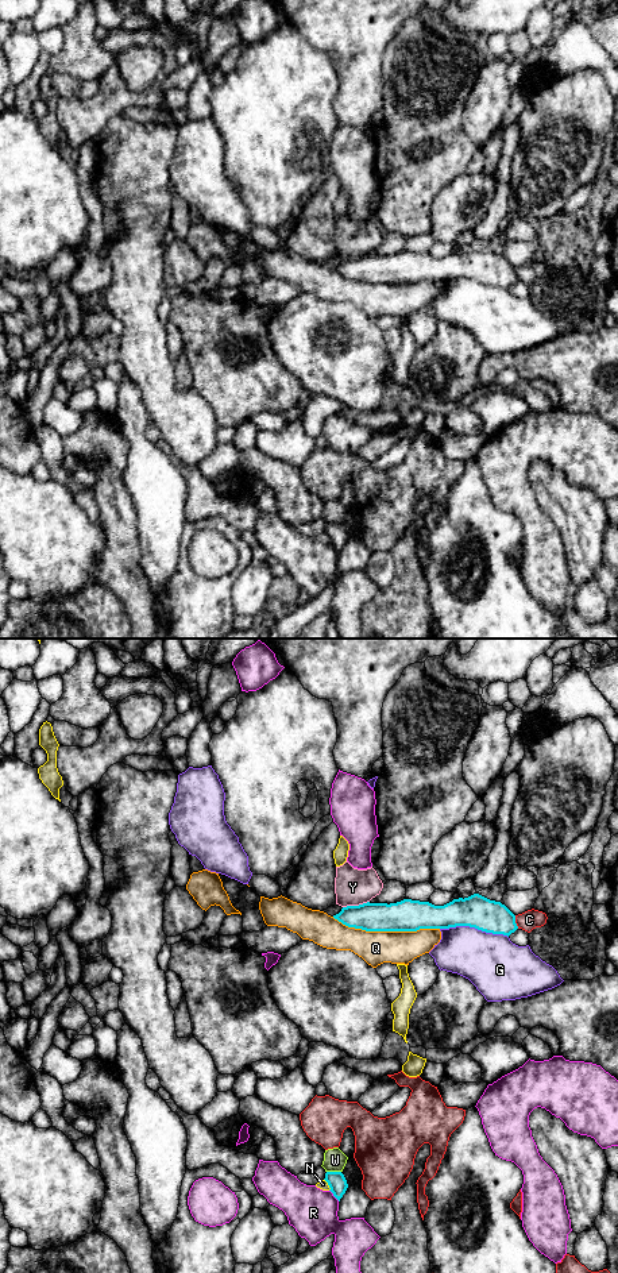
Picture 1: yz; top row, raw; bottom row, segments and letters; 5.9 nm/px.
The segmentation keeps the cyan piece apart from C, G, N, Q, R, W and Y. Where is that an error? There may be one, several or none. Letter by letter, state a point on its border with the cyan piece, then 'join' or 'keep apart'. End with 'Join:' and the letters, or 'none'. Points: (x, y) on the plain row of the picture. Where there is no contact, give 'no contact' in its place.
C: yz (514, 274) | keep apart
G: yz (474, 278) | keep apart
N: yz (328, 536) | keep apart
Q: yz (386, 282) | keep apart
R: yz (333, 547) | keep apart
W: yz (333, 524) | keep apart
Y: yz (355, 258) | keep apart
Join: none

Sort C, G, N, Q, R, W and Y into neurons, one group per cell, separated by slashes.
C / G / N / Q / R / W / Y

